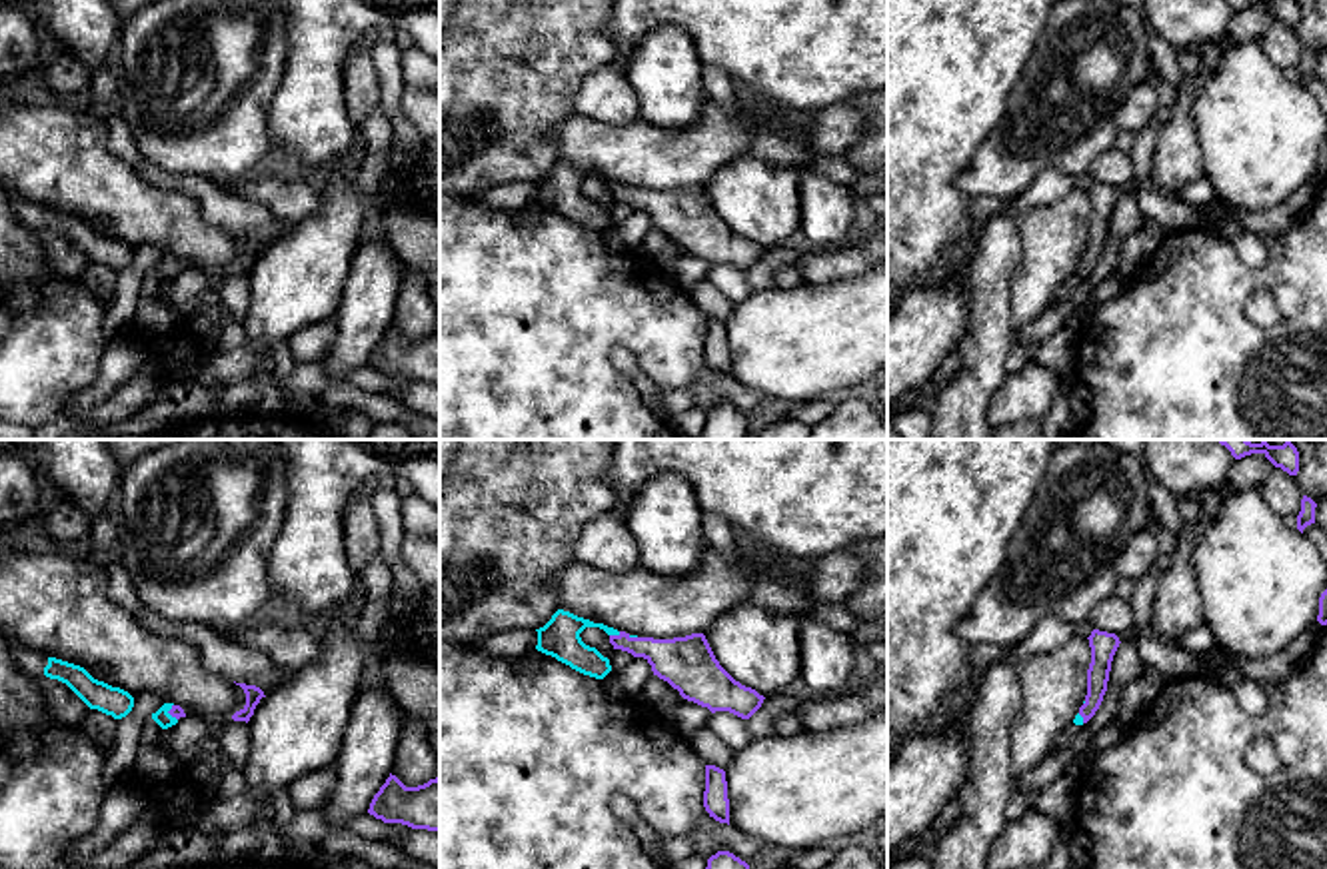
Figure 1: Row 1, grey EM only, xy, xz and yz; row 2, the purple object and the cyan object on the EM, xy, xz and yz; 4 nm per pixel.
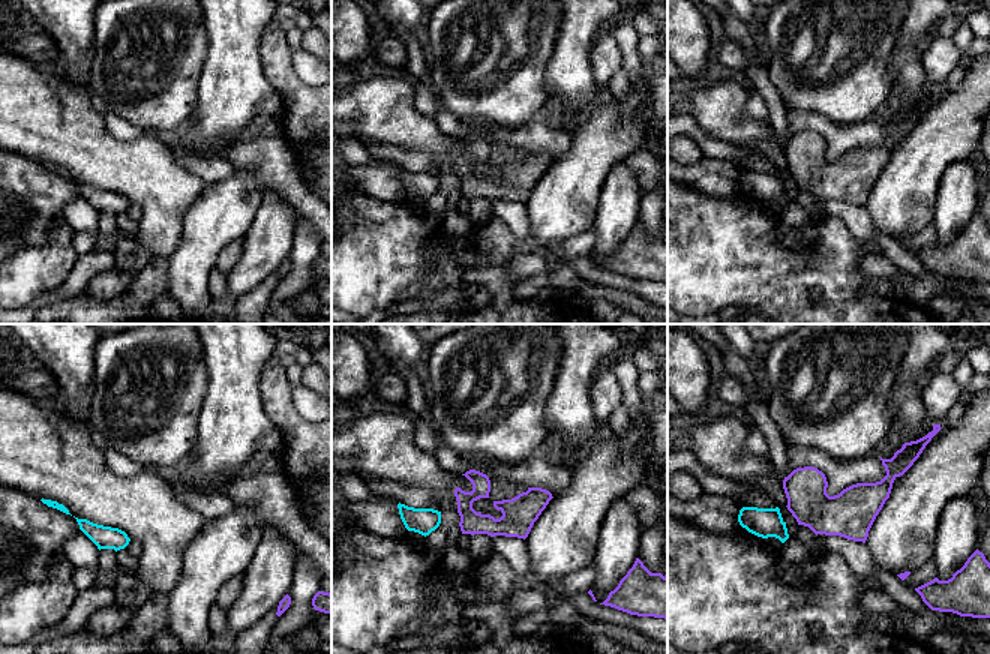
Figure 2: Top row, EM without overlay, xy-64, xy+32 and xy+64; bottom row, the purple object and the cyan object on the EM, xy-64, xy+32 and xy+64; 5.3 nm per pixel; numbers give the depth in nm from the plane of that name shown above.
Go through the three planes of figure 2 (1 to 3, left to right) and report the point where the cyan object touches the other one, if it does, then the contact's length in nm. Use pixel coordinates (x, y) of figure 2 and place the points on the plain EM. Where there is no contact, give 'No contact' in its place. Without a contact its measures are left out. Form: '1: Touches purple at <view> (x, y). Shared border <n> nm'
1: No contact
2: No contact
3: No contact

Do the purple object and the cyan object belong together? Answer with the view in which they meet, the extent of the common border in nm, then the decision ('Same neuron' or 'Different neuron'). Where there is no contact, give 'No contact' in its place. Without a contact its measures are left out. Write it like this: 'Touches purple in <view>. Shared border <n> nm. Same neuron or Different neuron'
Touches purple in xz. Shared border 50 nm. Same neuron

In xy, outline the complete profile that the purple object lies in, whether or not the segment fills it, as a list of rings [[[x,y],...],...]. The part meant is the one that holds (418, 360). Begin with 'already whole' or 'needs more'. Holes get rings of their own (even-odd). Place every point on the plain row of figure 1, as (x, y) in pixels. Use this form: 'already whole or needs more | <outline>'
already whole | [[[390,326],[374,348],[368,366],[384,376],[440,384],[440,330],[418,340],[406,340]]]

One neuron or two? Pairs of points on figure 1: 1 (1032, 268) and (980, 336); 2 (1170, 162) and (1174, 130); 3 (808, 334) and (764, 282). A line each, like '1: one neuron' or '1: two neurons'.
1: two neurons
2: one neuron
3: two neurons

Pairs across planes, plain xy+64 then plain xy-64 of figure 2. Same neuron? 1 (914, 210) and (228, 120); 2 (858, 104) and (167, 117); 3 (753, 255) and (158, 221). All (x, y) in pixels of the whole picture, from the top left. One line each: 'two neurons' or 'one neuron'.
1: two neurons
2: one neuron
3: two neurons

